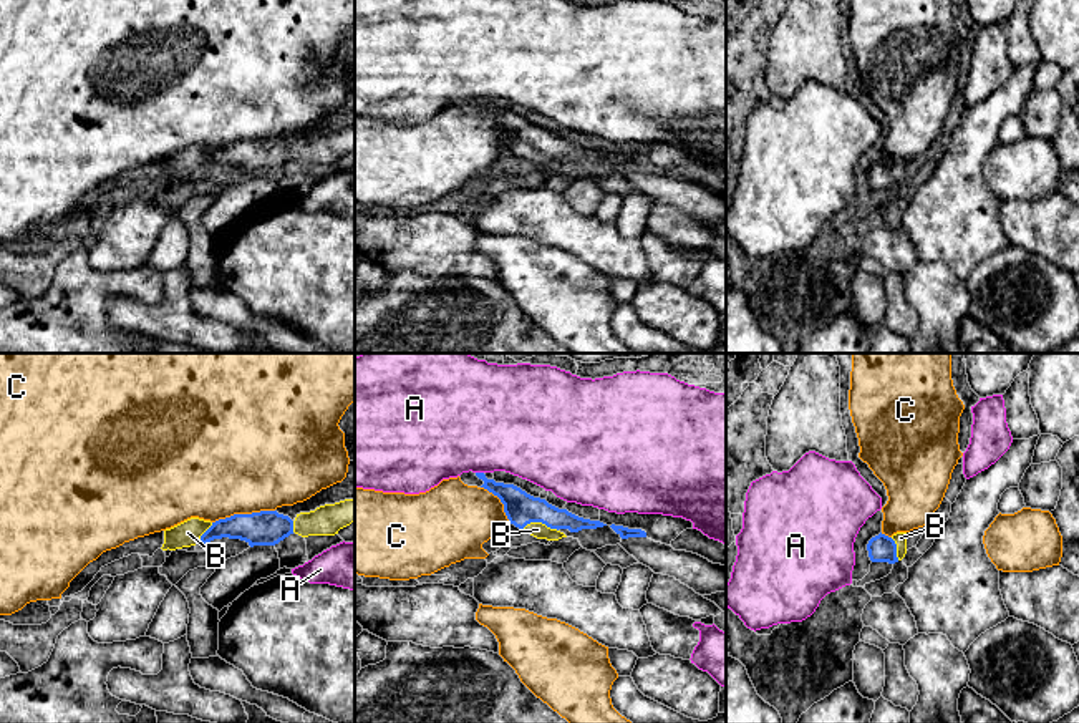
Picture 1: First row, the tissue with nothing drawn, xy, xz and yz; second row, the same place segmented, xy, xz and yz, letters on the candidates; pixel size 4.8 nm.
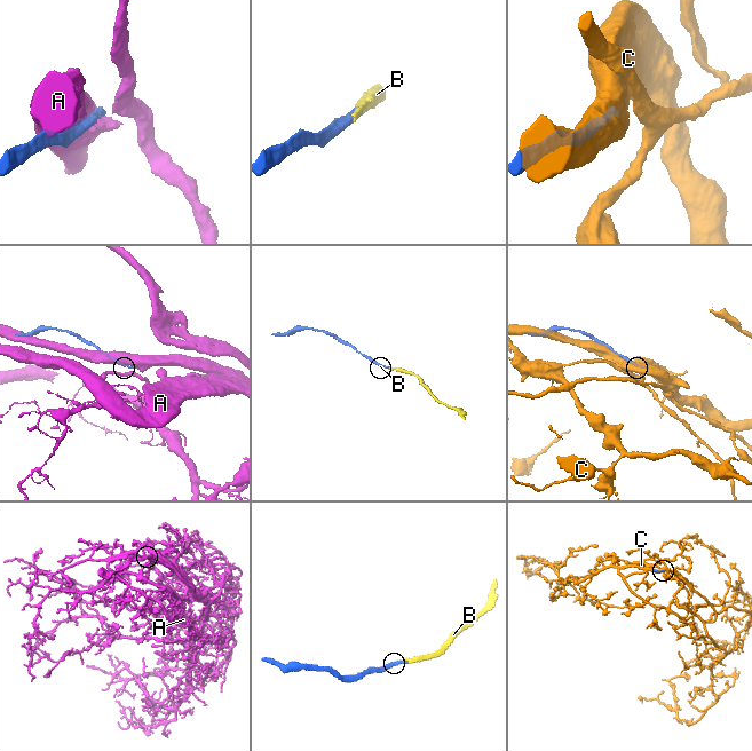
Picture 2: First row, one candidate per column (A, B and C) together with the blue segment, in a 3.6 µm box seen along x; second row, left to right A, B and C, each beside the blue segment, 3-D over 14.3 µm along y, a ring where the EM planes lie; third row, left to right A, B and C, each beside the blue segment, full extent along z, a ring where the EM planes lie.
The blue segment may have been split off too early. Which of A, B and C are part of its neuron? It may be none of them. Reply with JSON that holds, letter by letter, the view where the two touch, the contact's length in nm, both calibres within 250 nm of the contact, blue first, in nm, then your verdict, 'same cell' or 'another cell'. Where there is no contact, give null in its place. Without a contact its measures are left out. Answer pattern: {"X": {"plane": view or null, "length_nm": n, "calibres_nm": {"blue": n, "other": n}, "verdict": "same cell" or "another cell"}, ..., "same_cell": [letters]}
{"A": {"plane": "xz", "length_nm": 40, "calibres_nm": {"blue": 150, "other": 500}, "verdict": "another cell"}, "B": {"plane": "xz", "length_nm": 180, "calibres_nm": {"blue": 160, "other": 80}, "verdict": "same cell"}, "C": {"plane": "xy", "length_nm": 320, "calibres_nm": {"blue": 180, "other": 500}, "verdict": "another cell"}, "same_cell": ["B"]}

